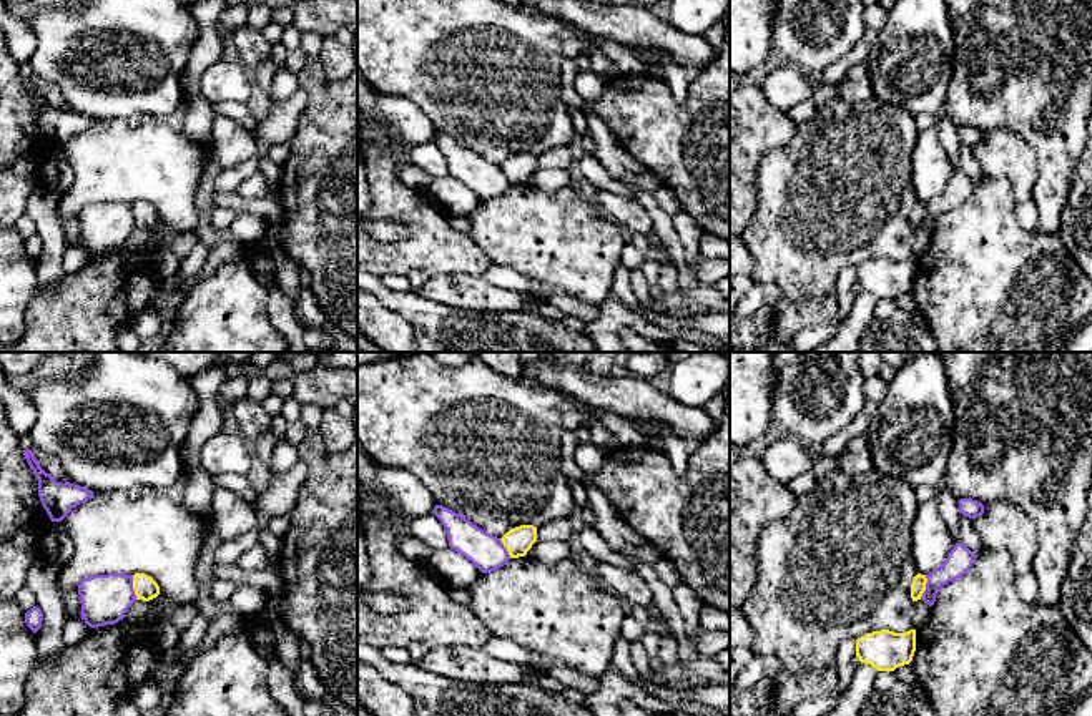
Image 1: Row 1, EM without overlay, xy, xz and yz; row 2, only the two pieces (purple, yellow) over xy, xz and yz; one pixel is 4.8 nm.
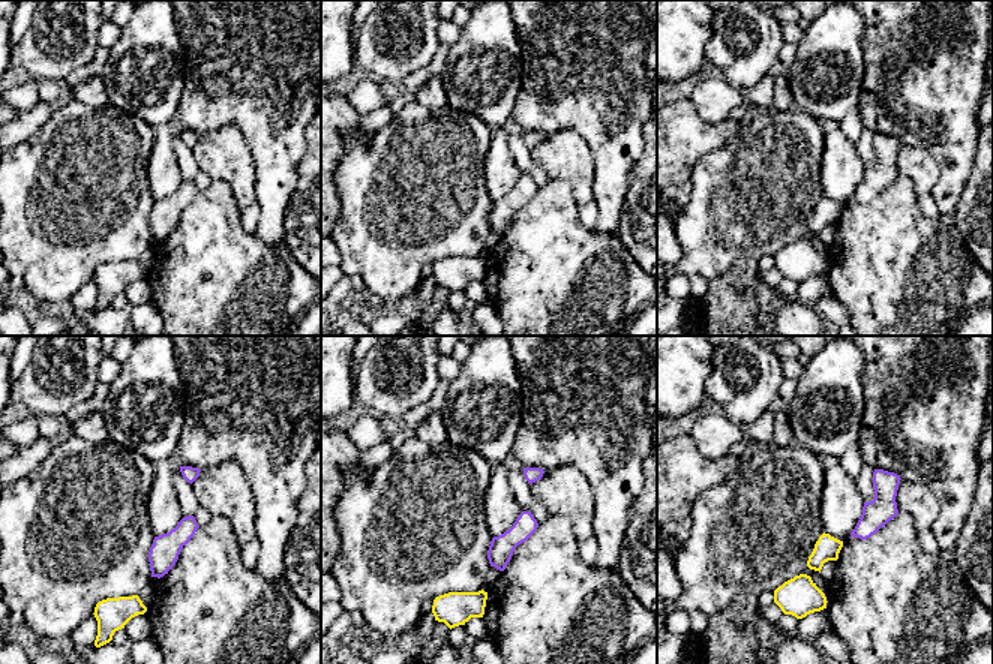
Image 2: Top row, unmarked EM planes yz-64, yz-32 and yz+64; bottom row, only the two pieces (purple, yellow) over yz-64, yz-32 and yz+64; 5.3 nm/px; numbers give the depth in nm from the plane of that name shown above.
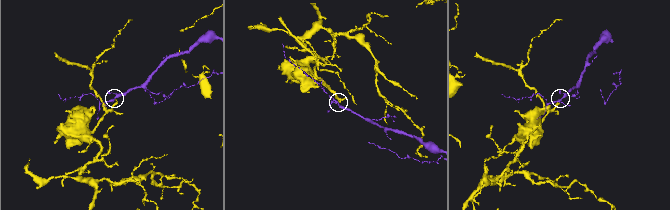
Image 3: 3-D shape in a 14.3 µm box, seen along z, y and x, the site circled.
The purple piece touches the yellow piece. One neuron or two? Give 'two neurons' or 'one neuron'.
two neurons

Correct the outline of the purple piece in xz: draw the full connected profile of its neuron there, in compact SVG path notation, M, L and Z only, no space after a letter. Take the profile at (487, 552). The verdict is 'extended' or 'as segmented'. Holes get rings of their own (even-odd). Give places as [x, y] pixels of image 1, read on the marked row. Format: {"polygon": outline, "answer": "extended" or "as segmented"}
{"polygon": "M435 505L432 513L445 528L449 547L470 560L482 573L504 566L510 555L502 540L484 532L465 517Z", "answer": "as segmented"}

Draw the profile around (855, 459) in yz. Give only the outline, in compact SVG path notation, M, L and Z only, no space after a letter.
M864 435L853 439L848 447L839 454L836 463L853 477L859 477L873 470L873 459L868 450Z

